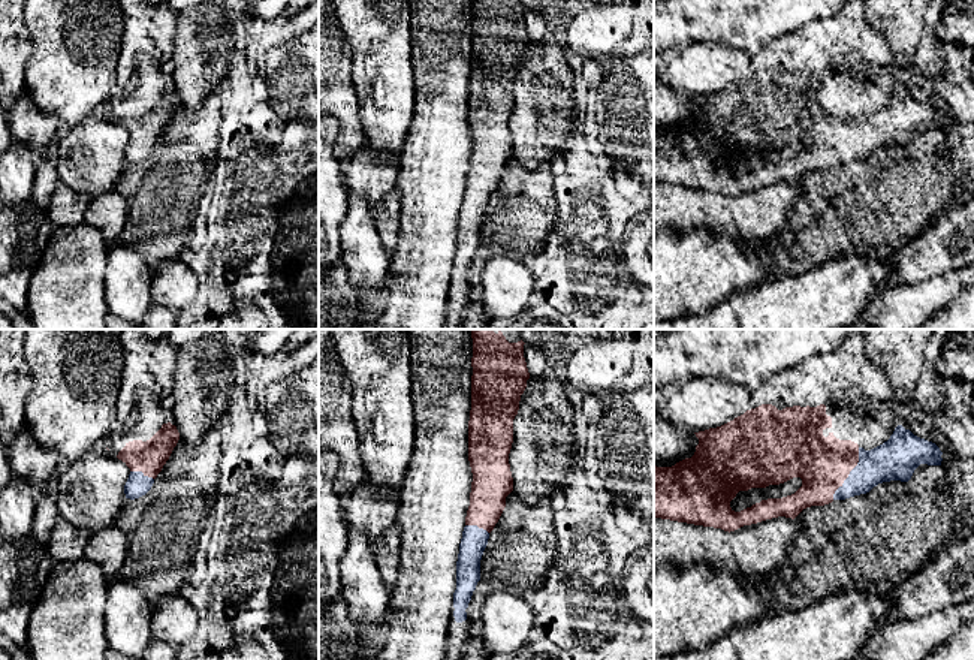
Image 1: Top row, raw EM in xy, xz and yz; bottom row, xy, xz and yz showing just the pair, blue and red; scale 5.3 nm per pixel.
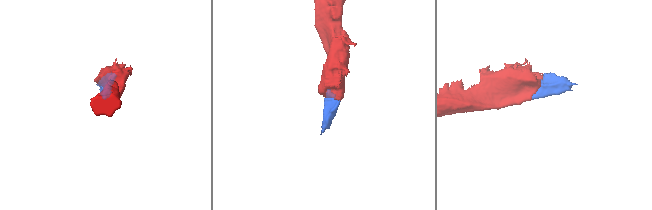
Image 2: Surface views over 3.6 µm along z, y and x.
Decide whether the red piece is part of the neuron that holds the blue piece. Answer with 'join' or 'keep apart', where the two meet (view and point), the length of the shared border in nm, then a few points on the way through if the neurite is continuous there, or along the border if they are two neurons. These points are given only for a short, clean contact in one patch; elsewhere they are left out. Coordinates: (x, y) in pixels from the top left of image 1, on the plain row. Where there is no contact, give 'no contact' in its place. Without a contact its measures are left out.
join; meets blue in yz at (850, 138); contact 320 nm long; runs through yz (893, 124), (850, 138), (831, 133), (823, 127)

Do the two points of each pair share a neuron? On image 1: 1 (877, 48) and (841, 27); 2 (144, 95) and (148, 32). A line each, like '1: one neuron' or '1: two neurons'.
1: one neuron
2: one neuron

